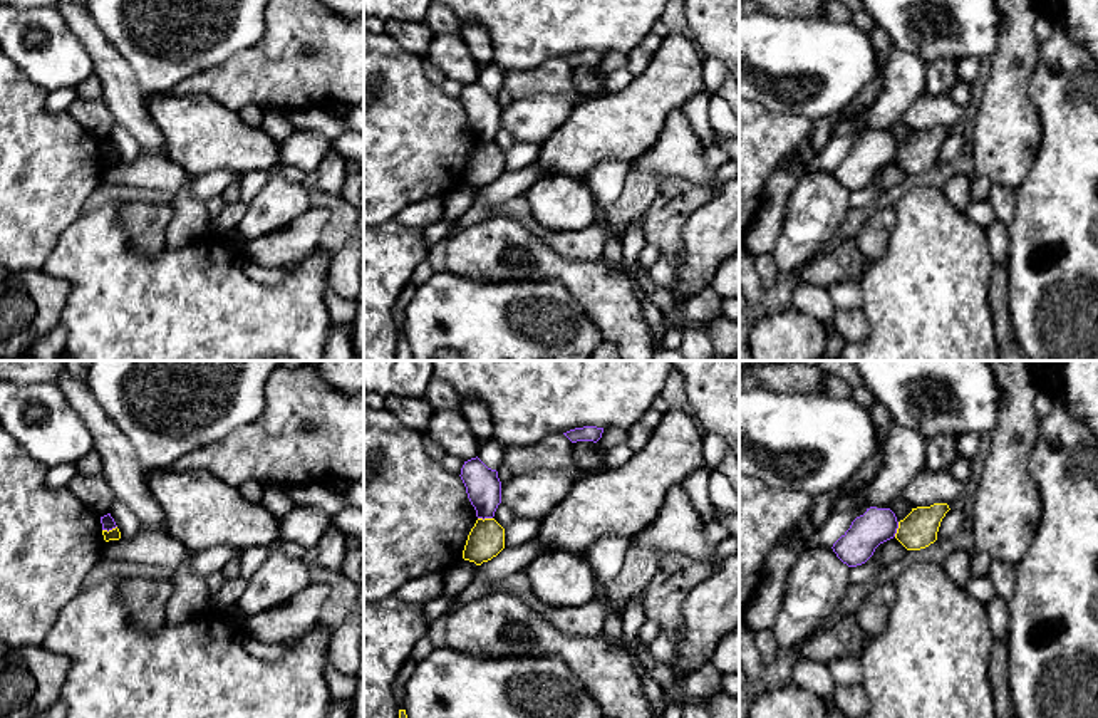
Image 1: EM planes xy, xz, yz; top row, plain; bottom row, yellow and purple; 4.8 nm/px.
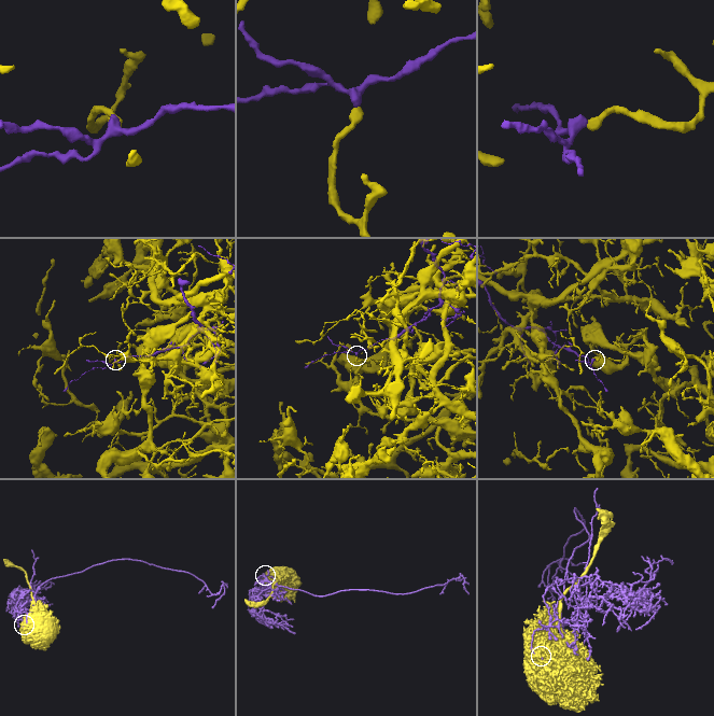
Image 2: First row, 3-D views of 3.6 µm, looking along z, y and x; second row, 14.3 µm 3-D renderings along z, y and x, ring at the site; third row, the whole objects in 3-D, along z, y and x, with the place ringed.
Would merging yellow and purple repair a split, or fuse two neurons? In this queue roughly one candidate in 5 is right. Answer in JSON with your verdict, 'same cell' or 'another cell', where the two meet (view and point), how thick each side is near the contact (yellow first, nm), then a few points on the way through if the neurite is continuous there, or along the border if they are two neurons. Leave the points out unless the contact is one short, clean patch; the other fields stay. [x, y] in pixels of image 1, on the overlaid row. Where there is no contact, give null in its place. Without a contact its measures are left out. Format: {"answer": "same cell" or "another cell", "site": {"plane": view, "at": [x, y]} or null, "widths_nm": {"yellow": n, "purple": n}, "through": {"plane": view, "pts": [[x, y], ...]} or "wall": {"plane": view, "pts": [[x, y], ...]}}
{"answer": "another cell", "site": {"plane": "xy", "at": [109, 530]}, "widths_nm": {"yellow": 60, "purple": 70}, "wall": {"plane": "xy", "pts": [[116, 525], [103, 530]]}}

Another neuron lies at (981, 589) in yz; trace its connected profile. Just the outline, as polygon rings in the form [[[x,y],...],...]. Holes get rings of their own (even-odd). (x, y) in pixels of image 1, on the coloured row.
[[[989,575],[972,579],[967,585],[964,585],[964,591],[969,597],[982,604],[987,604],[996,596],[996,589]]]

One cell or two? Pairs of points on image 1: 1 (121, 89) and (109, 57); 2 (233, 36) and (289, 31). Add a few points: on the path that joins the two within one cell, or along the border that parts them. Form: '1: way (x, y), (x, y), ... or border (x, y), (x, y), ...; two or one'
1: way (118, 81), (109, 66); one
2: border (265, 17), (265, 34), (253, 46), (232, 56); two

